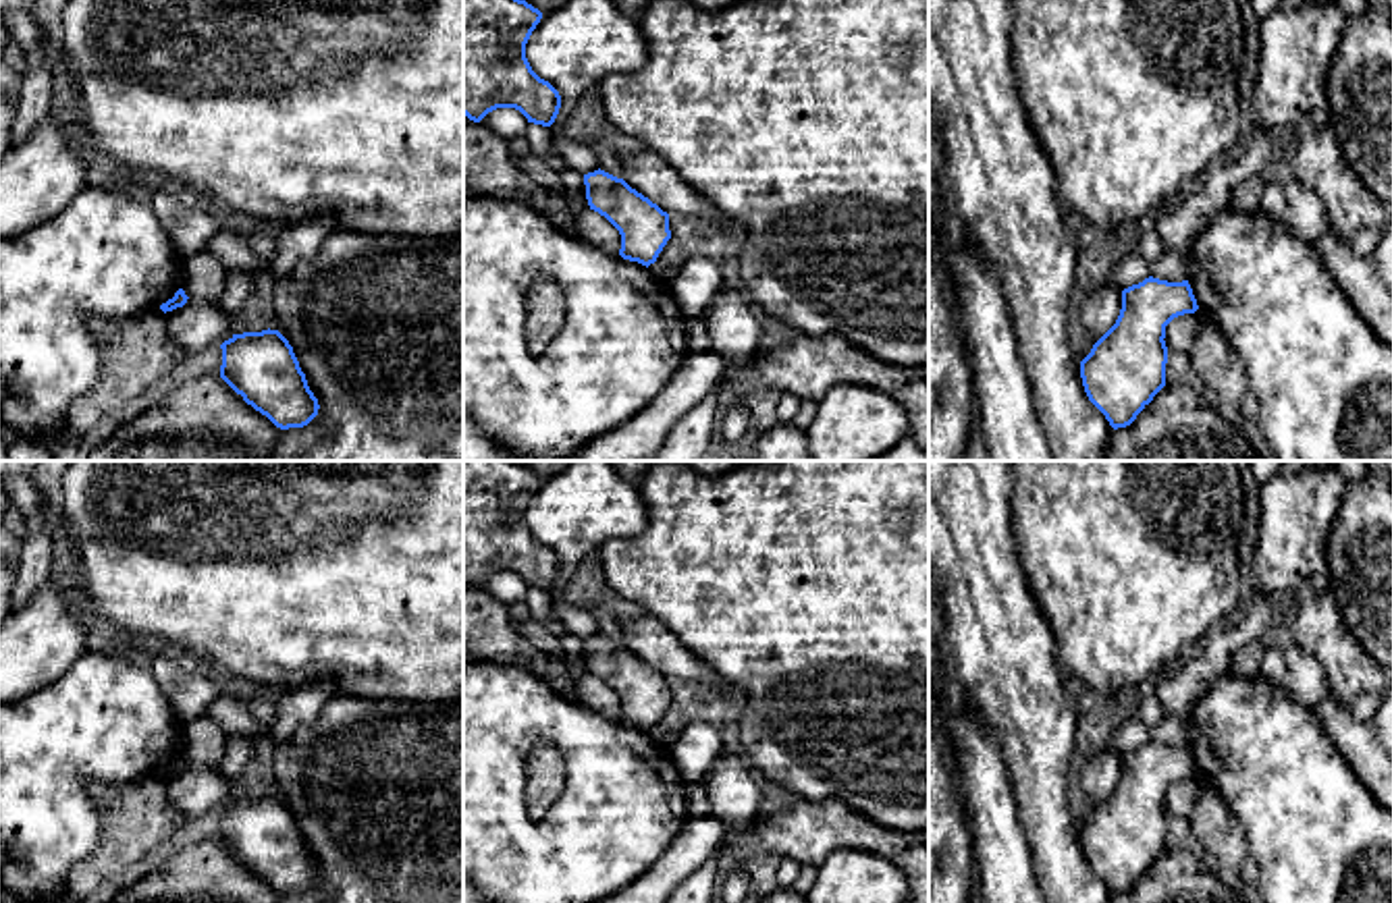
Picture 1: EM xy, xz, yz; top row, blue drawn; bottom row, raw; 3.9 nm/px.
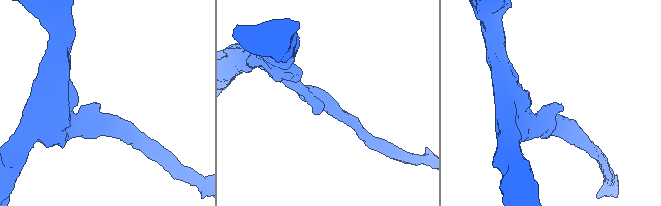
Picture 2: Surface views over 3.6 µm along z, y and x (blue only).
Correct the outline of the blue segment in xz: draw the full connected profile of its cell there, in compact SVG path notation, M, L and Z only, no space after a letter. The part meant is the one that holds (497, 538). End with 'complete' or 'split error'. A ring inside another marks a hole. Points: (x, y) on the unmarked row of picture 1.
M463 461L463 579L470 585L515 573L528 587L555 587L561 560L526 523L540 484L542 477L517 461Z; complete

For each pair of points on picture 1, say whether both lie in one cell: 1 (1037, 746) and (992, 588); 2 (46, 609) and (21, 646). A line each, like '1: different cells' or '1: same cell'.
1: same cell
2: same cell

